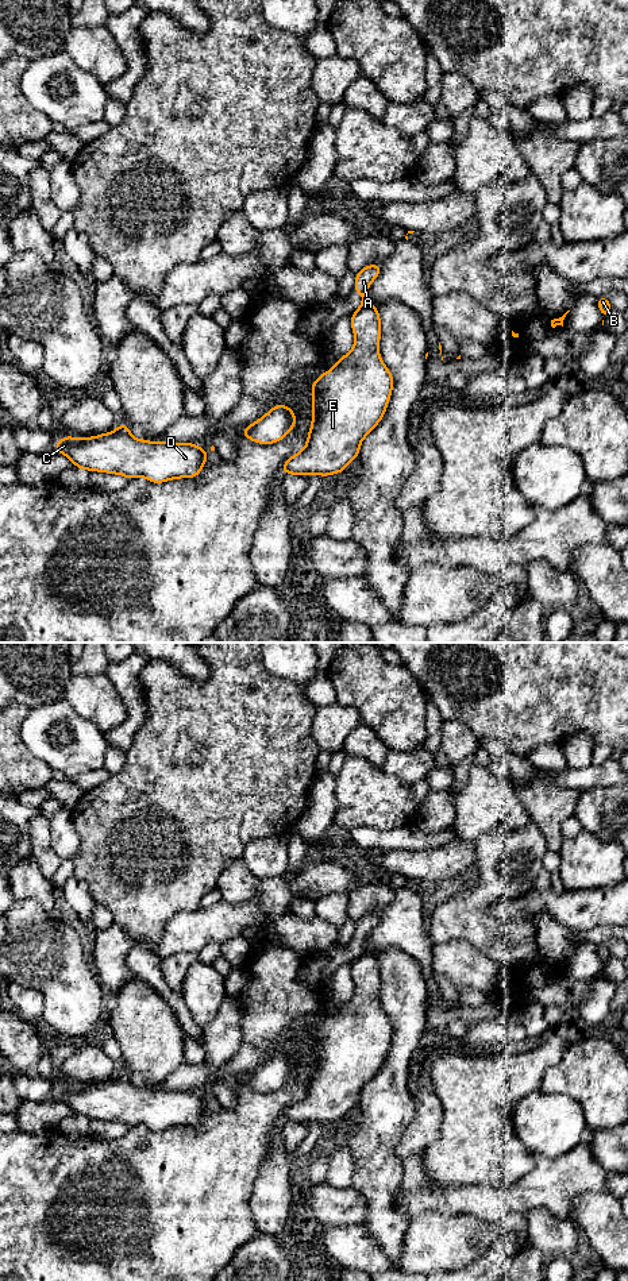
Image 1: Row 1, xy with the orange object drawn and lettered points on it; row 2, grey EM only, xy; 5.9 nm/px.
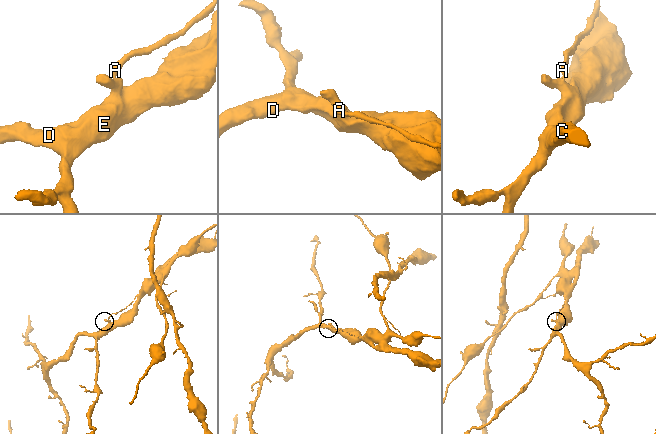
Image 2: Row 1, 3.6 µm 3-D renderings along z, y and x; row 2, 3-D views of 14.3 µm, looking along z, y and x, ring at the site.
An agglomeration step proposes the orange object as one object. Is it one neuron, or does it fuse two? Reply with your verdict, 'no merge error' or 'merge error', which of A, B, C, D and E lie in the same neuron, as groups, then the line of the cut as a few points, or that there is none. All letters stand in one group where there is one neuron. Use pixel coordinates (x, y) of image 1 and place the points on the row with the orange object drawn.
merge error; groups A / B C D E; cut xy (366, 303), (361, 308)

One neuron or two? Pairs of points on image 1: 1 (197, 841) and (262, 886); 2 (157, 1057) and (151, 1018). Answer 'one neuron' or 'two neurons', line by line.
1: two neurons
2: one neuron

